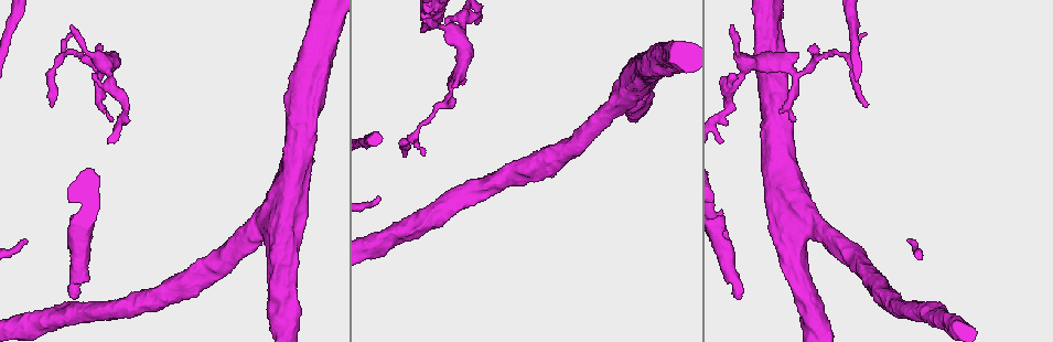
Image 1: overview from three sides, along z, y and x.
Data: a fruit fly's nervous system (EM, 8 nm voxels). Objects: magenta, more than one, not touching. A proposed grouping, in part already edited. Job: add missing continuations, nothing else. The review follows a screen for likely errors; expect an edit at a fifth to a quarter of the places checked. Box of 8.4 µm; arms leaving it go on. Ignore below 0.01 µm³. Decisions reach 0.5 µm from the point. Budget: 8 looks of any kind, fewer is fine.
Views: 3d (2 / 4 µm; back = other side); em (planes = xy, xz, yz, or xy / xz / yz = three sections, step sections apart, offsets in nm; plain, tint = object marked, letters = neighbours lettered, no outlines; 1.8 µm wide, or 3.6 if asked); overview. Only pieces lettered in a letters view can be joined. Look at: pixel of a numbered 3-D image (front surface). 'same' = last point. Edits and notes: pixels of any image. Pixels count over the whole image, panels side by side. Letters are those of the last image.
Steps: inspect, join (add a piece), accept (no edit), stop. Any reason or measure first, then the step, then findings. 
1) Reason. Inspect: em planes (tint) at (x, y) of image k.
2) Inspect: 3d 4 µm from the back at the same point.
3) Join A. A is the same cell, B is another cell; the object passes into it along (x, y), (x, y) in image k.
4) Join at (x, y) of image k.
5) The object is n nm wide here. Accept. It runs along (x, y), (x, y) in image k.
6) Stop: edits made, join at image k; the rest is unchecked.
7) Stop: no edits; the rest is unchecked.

Tapers out. Inspect: 3d 4 µm at (71, 25) of image 1.

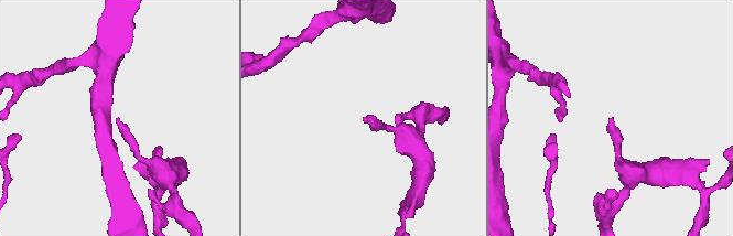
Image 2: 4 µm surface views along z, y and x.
Inspect: em planes (letters) at (116, 118) of image 2.

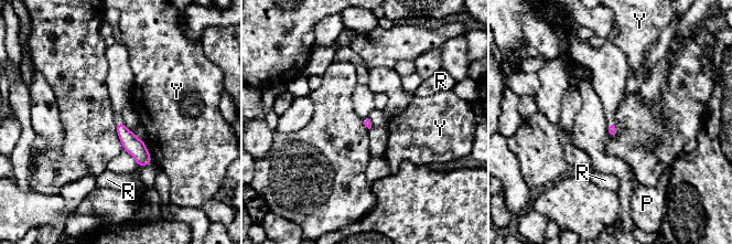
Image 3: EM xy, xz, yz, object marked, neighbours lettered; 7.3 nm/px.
Accept. P, R and Y are other cells; a border runs along (143, 140), (150, 154) in image 3; no lettered piece goes on from it.

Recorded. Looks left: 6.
Calibre changes. Inspect: em xy step 16 (tint) at (795, 72) of image 1.

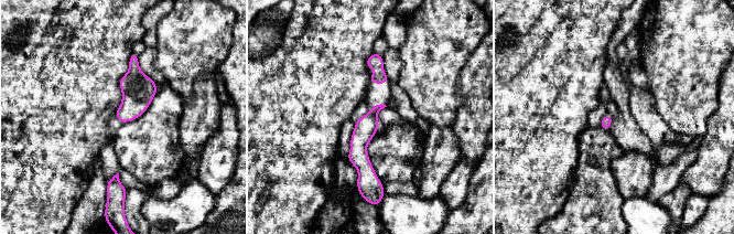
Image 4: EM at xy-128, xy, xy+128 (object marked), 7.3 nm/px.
Inspect: em xy step 16 (letters) at the same point.

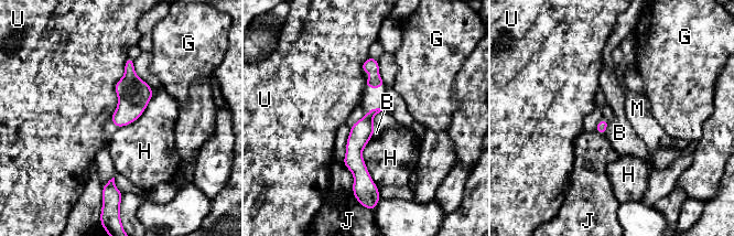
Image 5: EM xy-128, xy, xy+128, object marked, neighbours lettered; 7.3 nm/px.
The object is 80 nm wide here. Accept. B, G, H, J, M and U are other cells; a border runs along (608, 122), (604, 135) in image 5; none of them fits.

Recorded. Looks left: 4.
Tapers out. Inspect: em xy step 4 (tint) at (405, 157) of image 1.

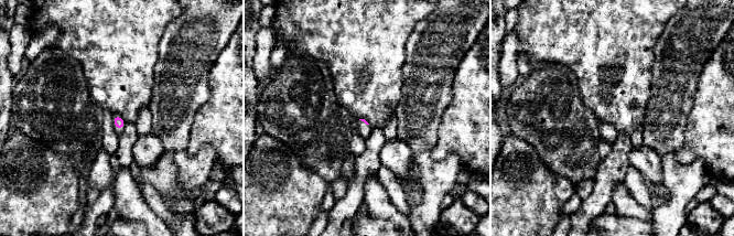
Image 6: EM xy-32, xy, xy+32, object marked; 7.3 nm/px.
Cut it another way. Inspect: em planes (letters) at the same point.

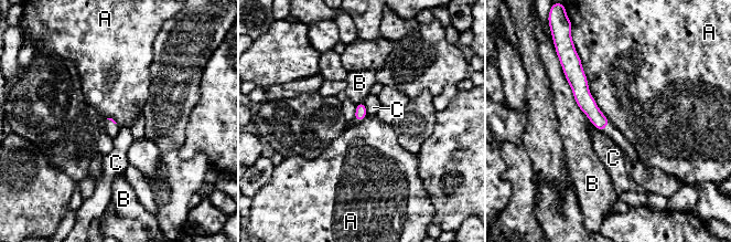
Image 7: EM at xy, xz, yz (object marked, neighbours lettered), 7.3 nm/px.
The longest contact is with A, 600 nm. Accept. A, B and C are other cells; a border runs along (576, 51), (589, 92), (610, 122) in image 7; none of them fits.

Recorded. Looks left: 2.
Stop: no edits; the rest is unchecked.

